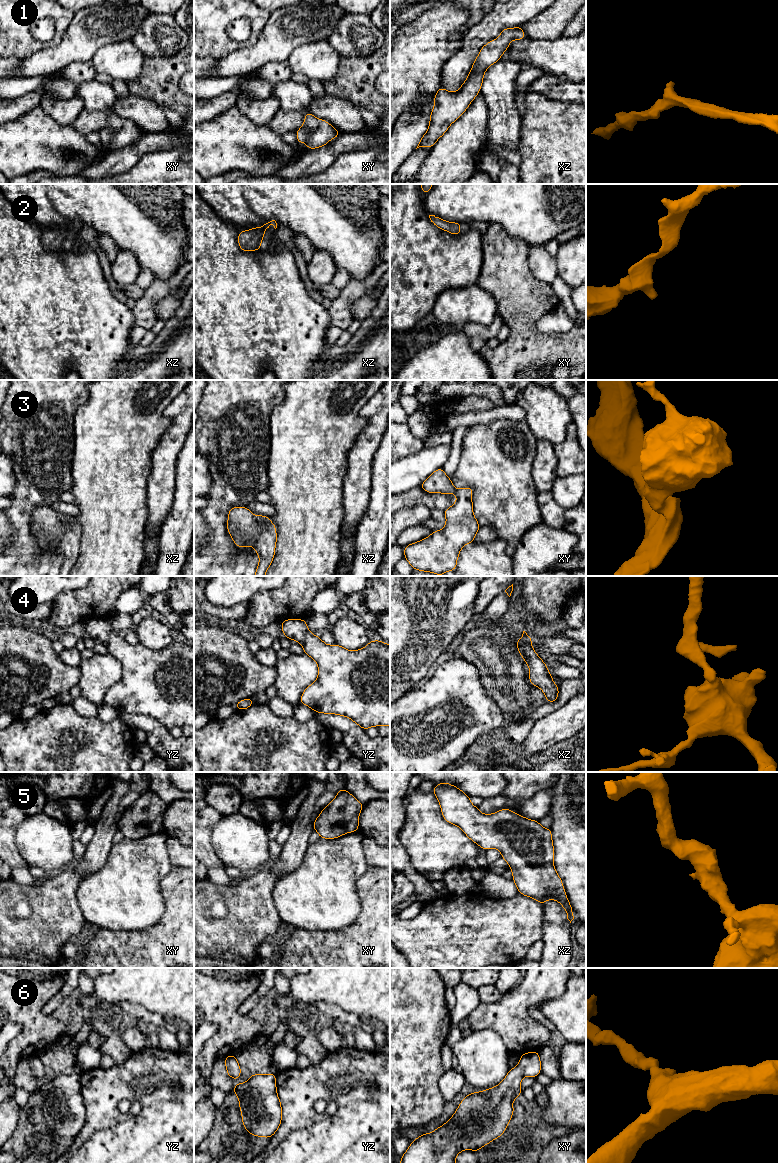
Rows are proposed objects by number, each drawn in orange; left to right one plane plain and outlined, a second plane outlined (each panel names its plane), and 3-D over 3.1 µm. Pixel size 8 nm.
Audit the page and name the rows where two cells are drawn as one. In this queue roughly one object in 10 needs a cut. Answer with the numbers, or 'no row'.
no row

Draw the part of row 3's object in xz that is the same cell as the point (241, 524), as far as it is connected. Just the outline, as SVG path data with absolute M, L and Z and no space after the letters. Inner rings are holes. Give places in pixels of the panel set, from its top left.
M232 507L228 511L227 531L238 548L254 547L259 556L259 563L254 576L265 576L275 557L277 543L276 525L270 521L270 517L264 515L255 516L249 508L246 507Z

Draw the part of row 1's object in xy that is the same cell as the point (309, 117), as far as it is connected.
M310 111L306 113L303 125L296 132L297 142L306 143L309 150L320 148L337 138L340 132L324 119L316 118Z

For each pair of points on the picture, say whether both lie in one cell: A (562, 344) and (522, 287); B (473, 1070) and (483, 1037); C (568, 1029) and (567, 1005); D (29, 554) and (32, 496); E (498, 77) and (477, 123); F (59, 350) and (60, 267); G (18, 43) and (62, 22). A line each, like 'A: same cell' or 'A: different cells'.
A: same cell
B: same cell
C: same cell
D: same cell
E: different cells
F: same cell
G: same cell

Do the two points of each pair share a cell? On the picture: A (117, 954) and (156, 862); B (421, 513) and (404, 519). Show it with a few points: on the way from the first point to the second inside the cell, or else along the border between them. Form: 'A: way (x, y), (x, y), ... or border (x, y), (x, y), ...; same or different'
A: border (150, 925), (141, 929), (130, 930), (104, 929); different
B: way (417, 515), (408, 517); same

